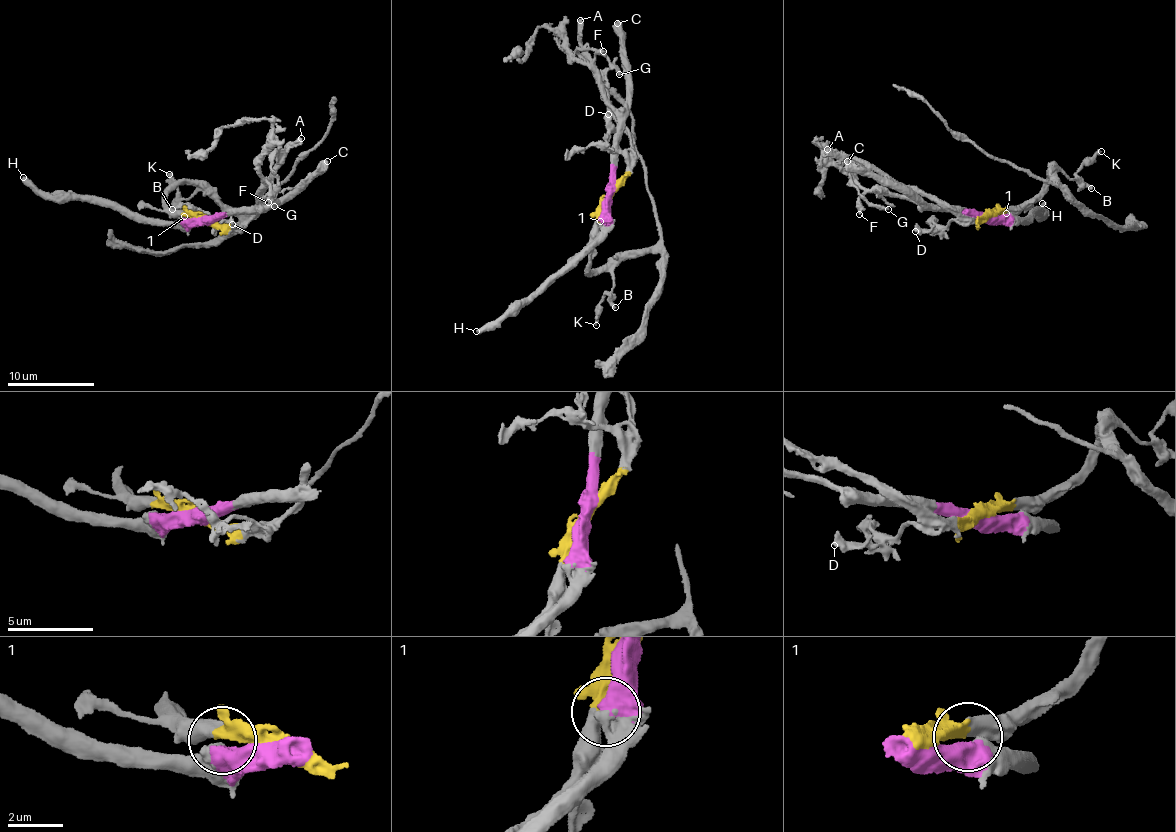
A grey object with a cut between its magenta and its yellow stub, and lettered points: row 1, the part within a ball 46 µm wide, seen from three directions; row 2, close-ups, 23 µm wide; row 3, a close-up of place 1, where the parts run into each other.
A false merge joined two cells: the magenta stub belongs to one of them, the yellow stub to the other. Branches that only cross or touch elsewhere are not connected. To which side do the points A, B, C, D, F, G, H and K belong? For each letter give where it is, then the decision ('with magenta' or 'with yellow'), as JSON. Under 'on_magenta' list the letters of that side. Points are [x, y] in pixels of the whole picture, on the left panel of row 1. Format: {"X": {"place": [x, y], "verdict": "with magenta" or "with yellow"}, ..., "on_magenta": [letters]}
{"A": {"place": [301, 138], "verdict": "with yellow"}, "B": {"place": [172, 209], "verdict": "with yellow"}, "C": {"place": [327, 161], "verdict": "with magenta"}, "D": {"place": [232, 224], "verdict": "with yellow"}, "F": {"place": [268, 202], "verdict": "with magenta"}, "G": {"place": [274, 206], "verdict": "with yellow"}, "H": {"place": [23, 177], "verdict": "with magenta"}, "K": {"place": [169, 174], "verdict": "with yellow"}, "on_magenta": ["C", "F", "H"]}

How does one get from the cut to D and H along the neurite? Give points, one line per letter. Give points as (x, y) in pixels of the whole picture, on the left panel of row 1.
D: (204, 218), (224, 227), (233, 224), (221, 220), (218, 226), (231, 224)
H: (204, 218), (182, 226), (152, 225), (91, 200), (55, 199), (23, 176)

